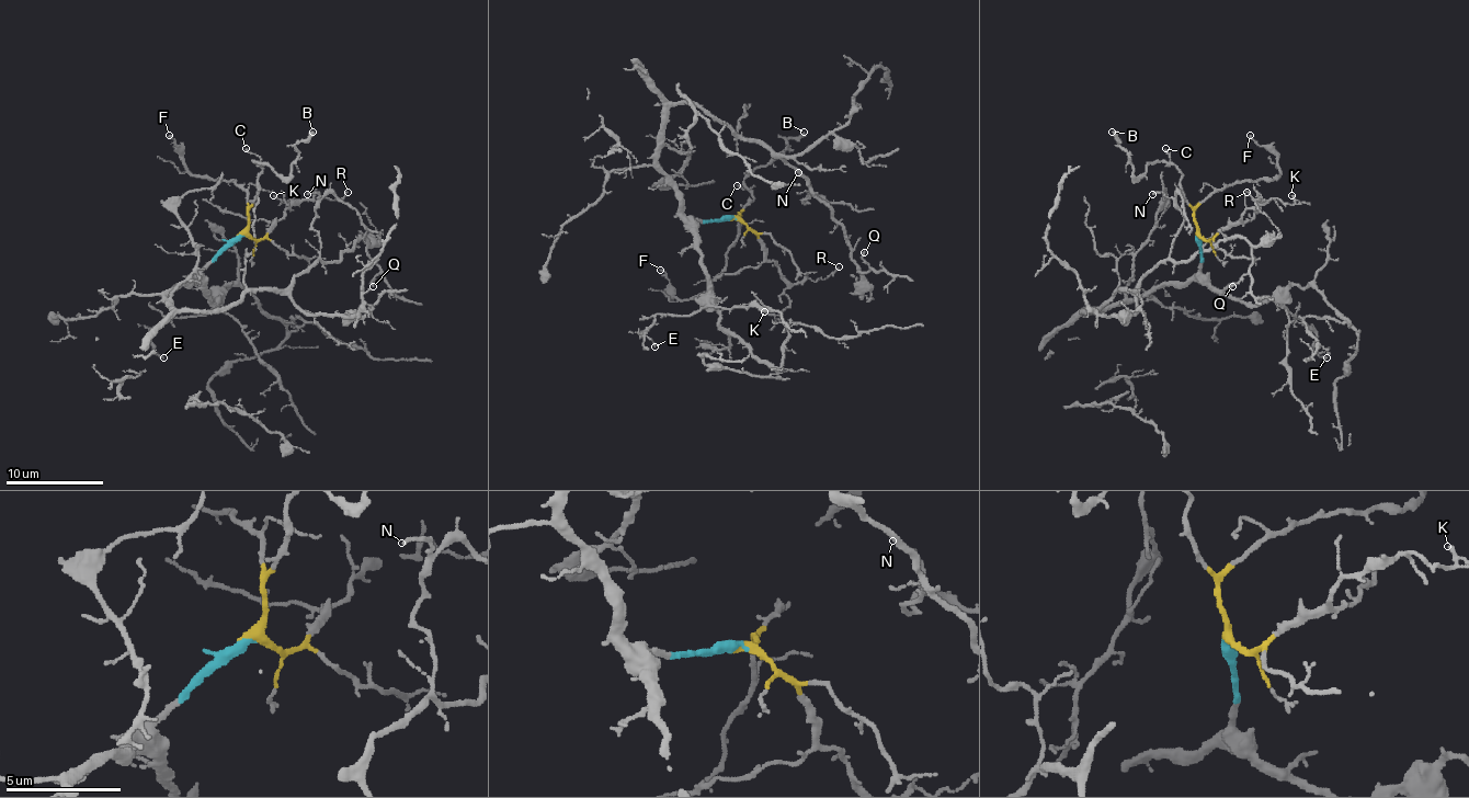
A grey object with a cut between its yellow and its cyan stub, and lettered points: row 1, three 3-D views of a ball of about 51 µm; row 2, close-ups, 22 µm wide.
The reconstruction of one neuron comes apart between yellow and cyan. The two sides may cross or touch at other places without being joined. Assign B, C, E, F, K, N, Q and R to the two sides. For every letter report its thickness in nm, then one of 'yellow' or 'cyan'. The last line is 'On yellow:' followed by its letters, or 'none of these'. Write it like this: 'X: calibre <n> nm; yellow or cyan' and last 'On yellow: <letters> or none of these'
B: calibre 300 nm; yellow
C: calibre 110 nm; yellow
E: calibre 100 nm; cyan
F: calibre 140 nm; yellow
K: calibre 140 nm; yellow
N: calibre 120 nm; cyan
Q: calibre 140 nm; cyan
R: calibre 130 nm; yellow
On yellow: B, C, F, K, R

